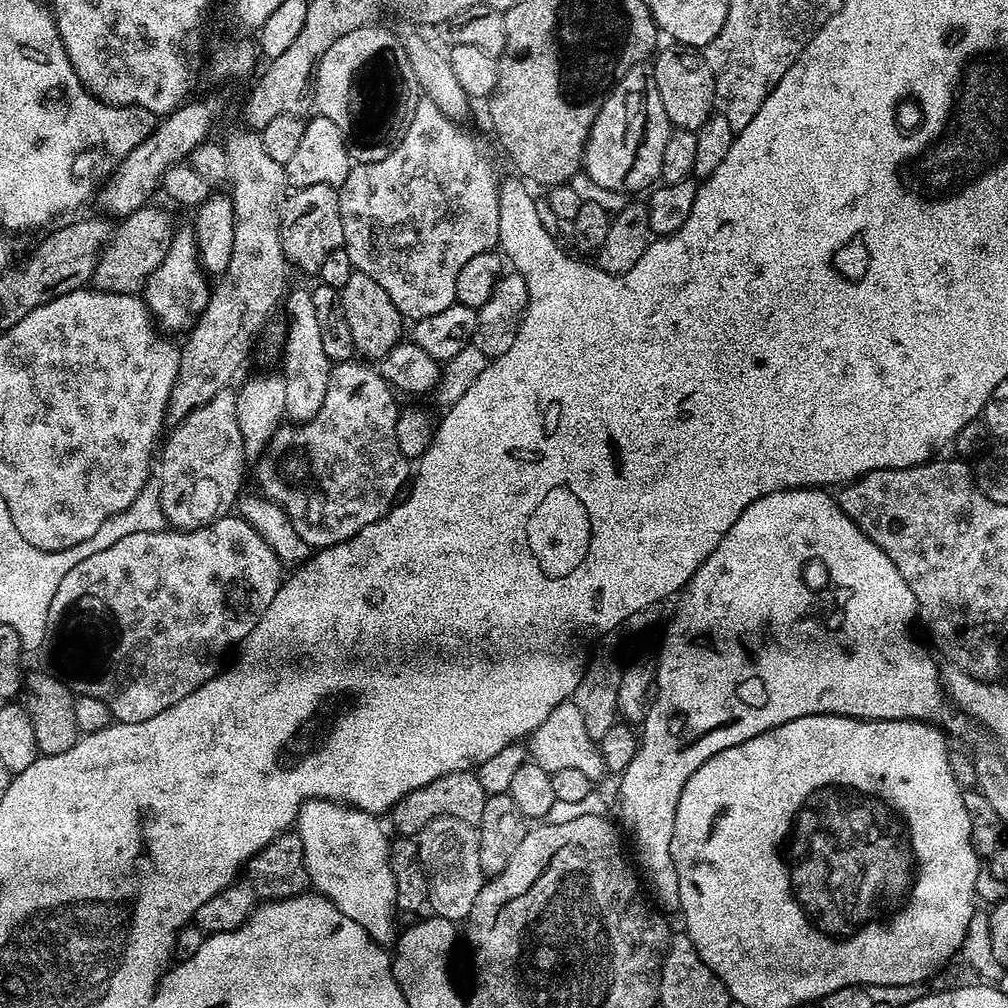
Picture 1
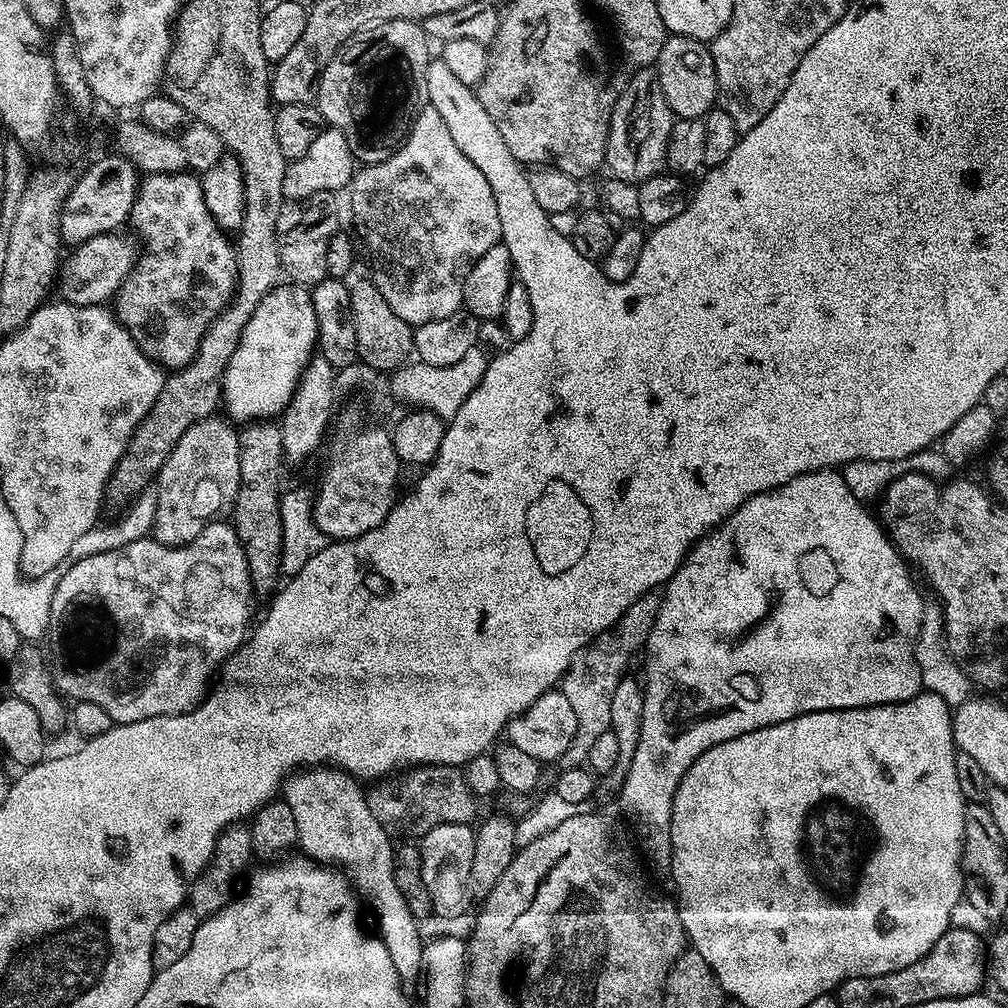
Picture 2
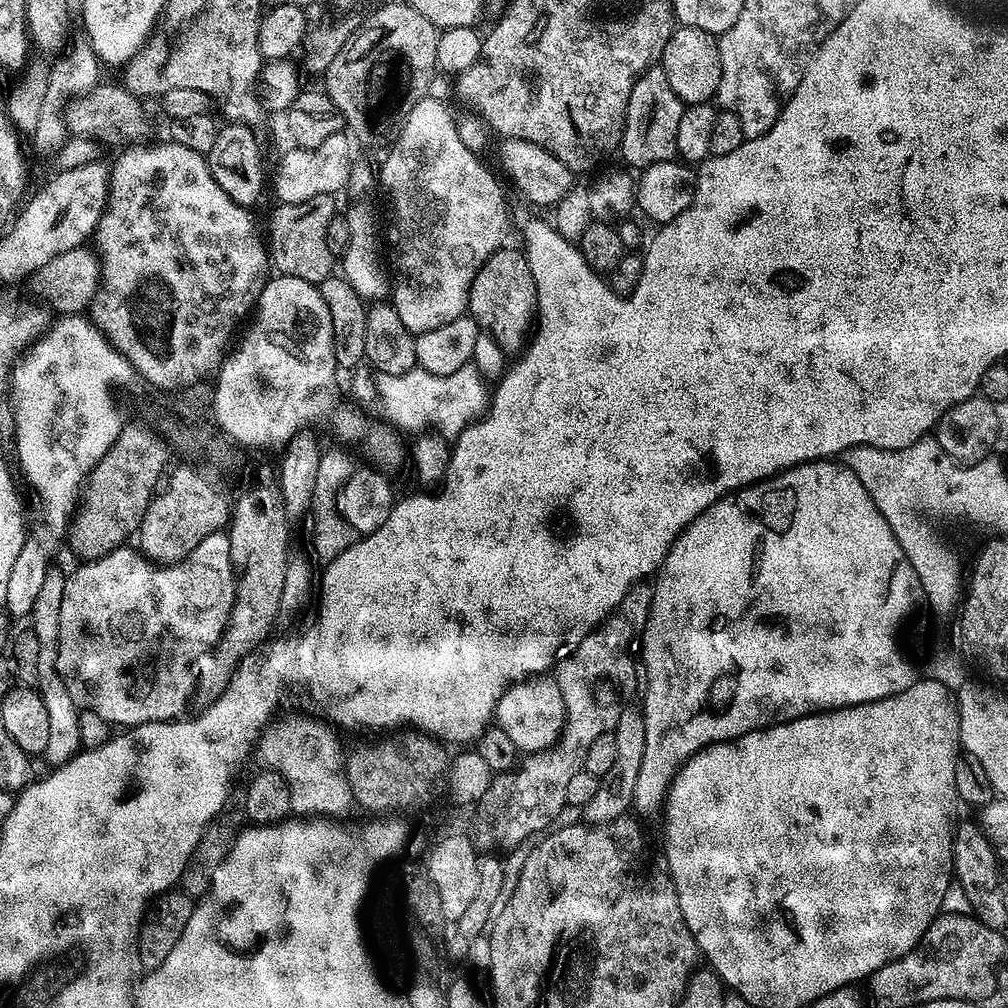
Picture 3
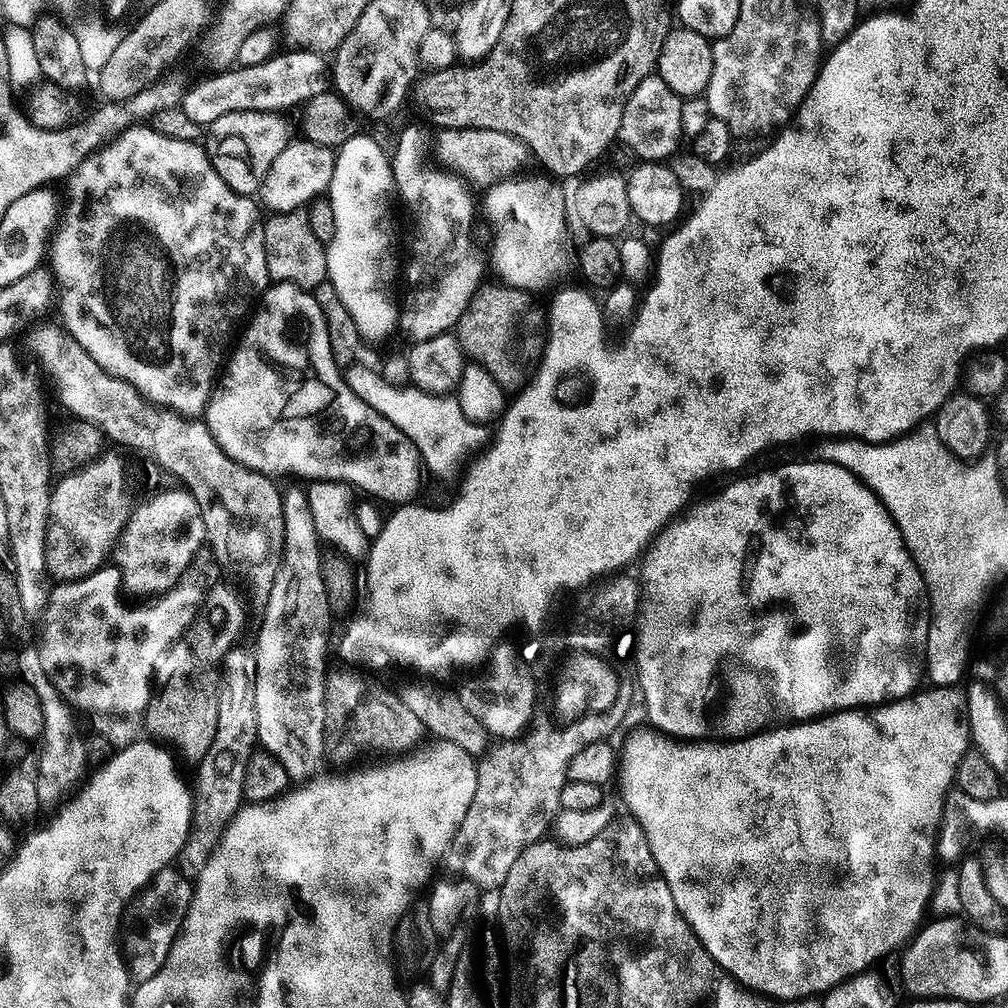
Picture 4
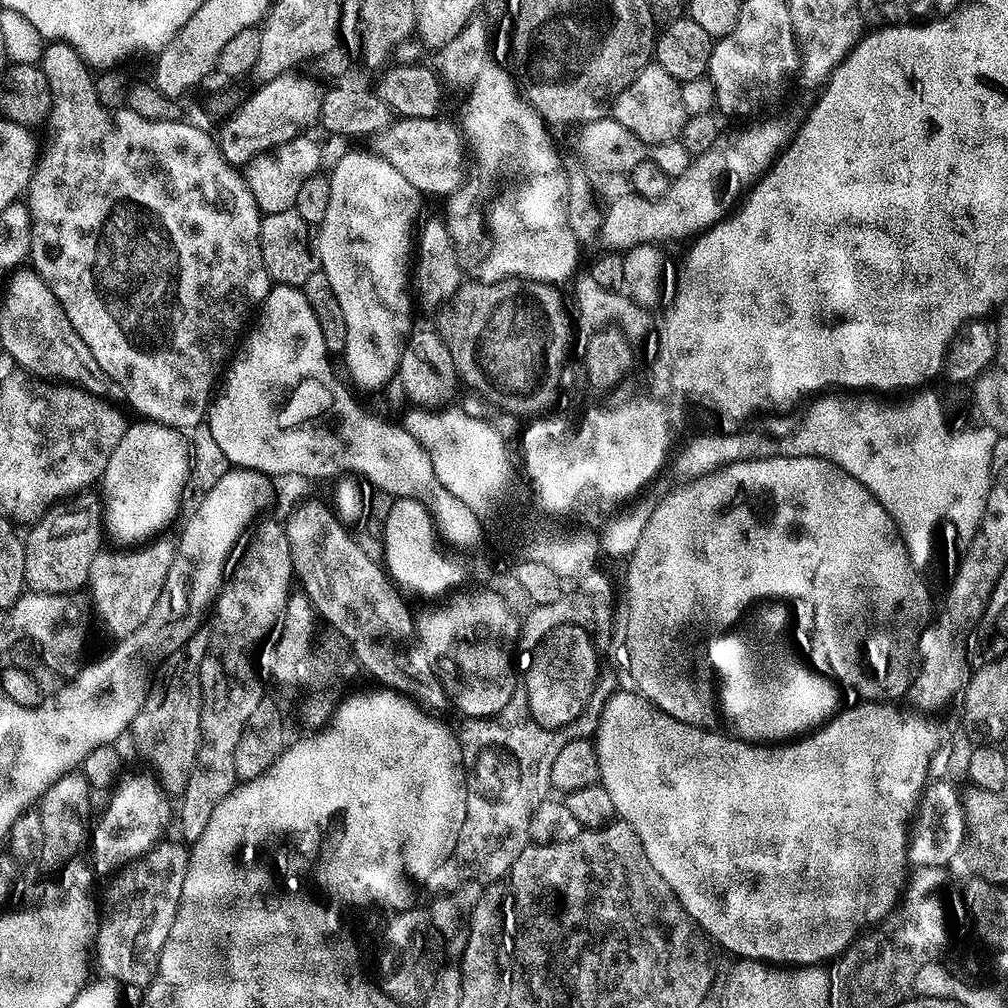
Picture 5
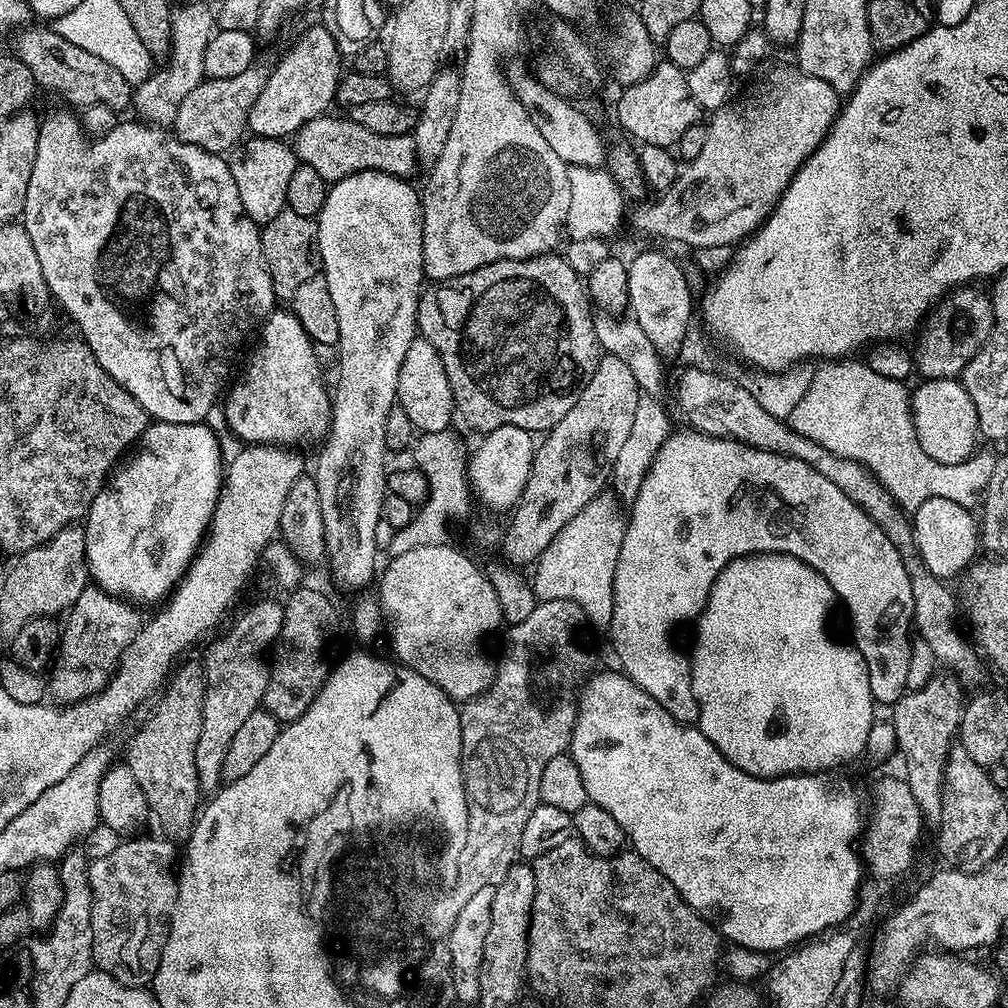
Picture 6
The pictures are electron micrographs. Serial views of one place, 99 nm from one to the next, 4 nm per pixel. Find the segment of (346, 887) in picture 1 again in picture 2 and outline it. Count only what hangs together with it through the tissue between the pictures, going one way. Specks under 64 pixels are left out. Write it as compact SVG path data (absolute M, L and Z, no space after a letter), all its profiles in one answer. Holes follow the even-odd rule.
M324 766L319 770L300 770L289 775L282 785L282 799L290 806L294 814L294 822L298 826L298 848L309 860L317 864L331 866L346 877L349 885L357 890L359 899L364 900L376 911L376 920L380 923L379 935L388 946L388 952L396 964L396 973L405 985L421 979L424 972L425 941L420 941L420 928L400 893L401 885L396 879L394 867L394 844L390 835L374 818L368 805L365 789L353 777L343 770L332 766Z

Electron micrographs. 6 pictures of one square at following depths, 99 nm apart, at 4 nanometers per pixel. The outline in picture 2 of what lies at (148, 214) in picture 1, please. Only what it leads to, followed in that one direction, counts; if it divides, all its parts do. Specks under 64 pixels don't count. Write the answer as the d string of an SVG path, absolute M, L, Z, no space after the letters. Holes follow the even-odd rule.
M105 234L95 237L94 242L75 245L69 260L65 259L58 276L58 288L65 301L78 306L107 305L132 273L138 259L138 250L121 234Z

